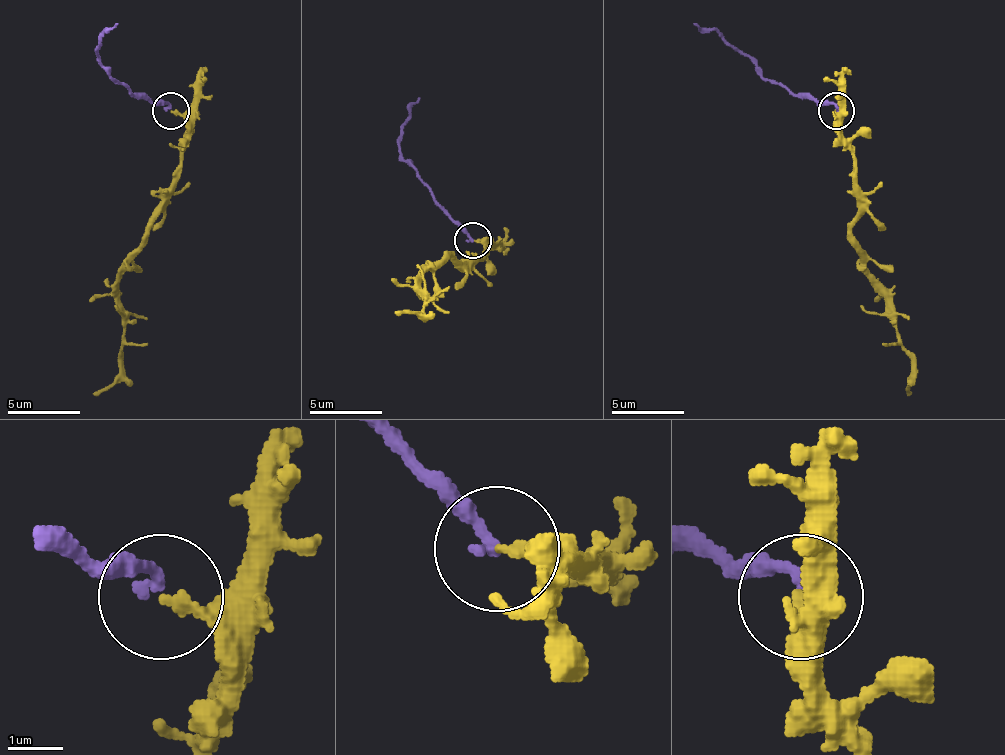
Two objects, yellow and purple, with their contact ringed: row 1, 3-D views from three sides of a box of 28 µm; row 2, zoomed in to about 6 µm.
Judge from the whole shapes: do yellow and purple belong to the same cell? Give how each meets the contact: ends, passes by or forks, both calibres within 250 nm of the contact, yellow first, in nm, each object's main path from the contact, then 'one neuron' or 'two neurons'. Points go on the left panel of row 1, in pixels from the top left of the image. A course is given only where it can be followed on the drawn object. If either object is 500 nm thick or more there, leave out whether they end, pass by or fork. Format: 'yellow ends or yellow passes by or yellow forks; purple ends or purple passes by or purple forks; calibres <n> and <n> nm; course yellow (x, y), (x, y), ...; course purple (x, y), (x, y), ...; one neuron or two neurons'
yellow ends; purple ends; calibres 190 and 200 nm; course yellow (171, 112), (186, 122), (179, 180), (146, 246), (117, 286), (124, 329), (121, 373), (92, 395); course purple (168, 112), (117, 82), (99, 61), (99, 39), (117, 24); two neurons

